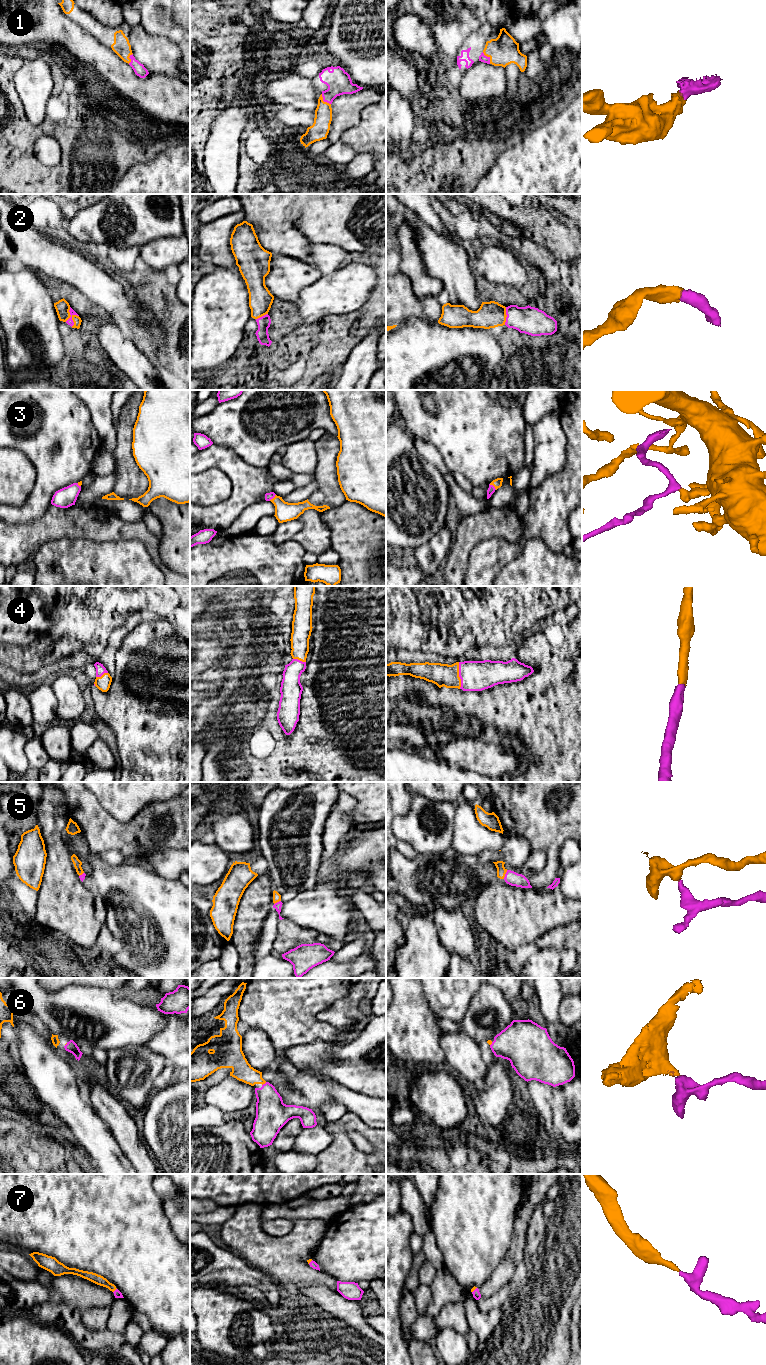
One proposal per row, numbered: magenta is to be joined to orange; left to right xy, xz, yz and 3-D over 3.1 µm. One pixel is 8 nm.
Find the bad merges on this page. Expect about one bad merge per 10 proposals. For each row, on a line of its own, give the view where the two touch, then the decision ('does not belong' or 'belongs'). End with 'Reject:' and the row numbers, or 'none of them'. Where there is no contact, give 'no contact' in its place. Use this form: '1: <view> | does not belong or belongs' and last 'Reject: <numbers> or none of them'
1: yz | belongs
2: xy | belongs
3: yz | belongs
4: yz | belongs
5: yz | belongs
6: xz | belongs
7: xy | belongs
Reject: none of them

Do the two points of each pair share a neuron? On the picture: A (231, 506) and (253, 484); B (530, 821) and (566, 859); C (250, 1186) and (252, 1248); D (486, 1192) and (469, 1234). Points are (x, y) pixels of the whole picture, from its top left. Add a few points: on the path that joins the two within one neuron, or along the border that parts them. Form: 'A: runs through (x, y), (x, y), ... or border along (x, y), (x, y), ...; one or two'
A: runs through (236, 501), (248, 489); one
B: border along (571, 837), (568, 837), (560, 847); two
C: border along (262, 1205), (244, 1203), (236, 1207); two
D: runs through (476, 1202), (473, 1224); one

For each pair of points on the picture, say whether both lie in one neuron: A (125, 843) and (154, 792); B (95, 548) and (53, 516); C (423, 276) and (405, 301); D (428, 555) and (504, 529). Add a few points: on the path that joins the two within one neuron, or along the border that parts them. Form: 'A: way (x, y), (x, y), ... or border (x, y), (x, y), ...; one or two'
A: border (171, 798), (150, 801), (132, 819); two
B: border (58, 538), (88, 538), (105, 541); two
C: border (399, 271), (420, 299), (436, 296); two
D: border (451, 546), (446, 557); two

